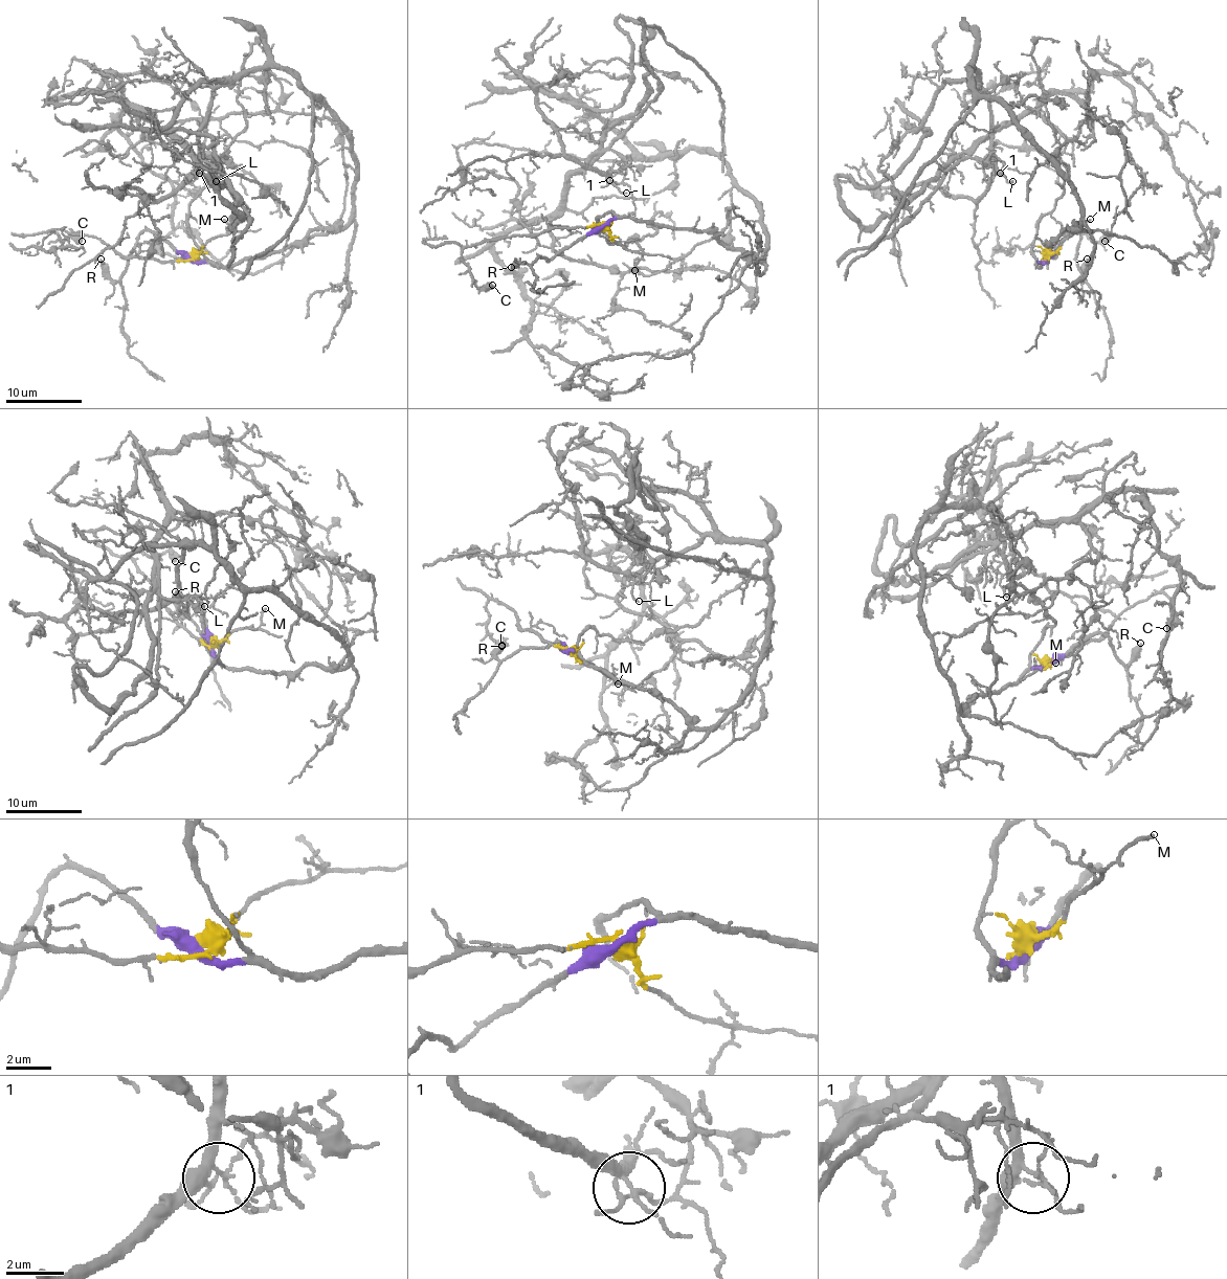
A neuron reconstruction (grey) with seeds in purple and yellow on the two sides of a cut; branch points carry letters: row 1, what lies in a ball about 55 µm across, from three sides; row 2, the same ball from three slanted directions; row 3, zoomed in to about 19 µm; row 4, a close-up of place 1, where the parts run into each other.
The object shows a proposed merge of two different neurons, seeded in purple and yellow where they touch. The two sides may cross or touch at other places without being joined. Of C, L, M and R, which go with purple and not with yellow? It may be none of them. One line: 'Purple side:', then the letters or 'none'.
Purple side: L, R

